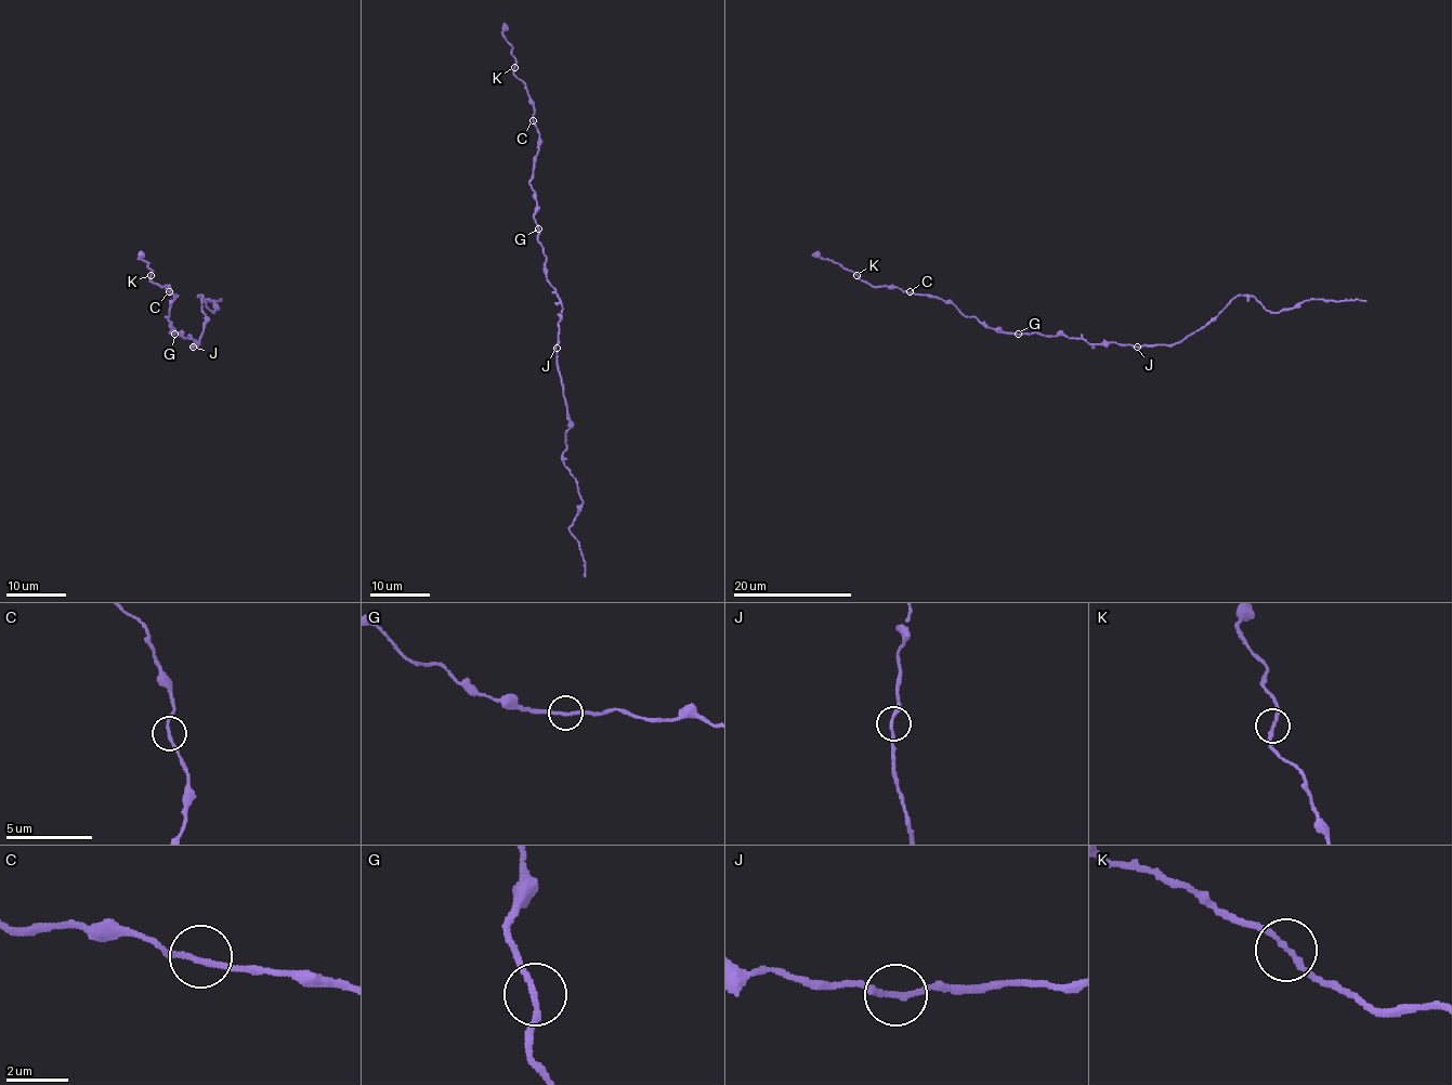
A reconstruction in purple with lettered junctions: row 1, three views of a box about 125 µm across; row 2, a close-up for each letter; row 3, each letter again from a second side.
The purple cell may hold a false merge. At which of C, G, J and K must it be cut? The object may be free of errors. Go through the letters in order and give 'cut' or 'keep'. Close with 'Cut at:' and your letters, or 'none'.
C: keep
G: keep
J: keep
K: keep
Cut at: none

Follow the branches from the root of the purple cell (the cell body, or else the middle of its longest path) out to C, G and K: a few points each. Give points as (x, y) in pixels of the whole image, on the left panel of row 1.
C: (196, 342), (170, 331), (172, 324), (166, 317), (174, 295), (169, 291)
G: (196, 342), (174, 334)
K: (196, 342), (170, 331), (172, 324), (166, 317), (174, 295), (169, 287), (154, 284), (151, 275)

